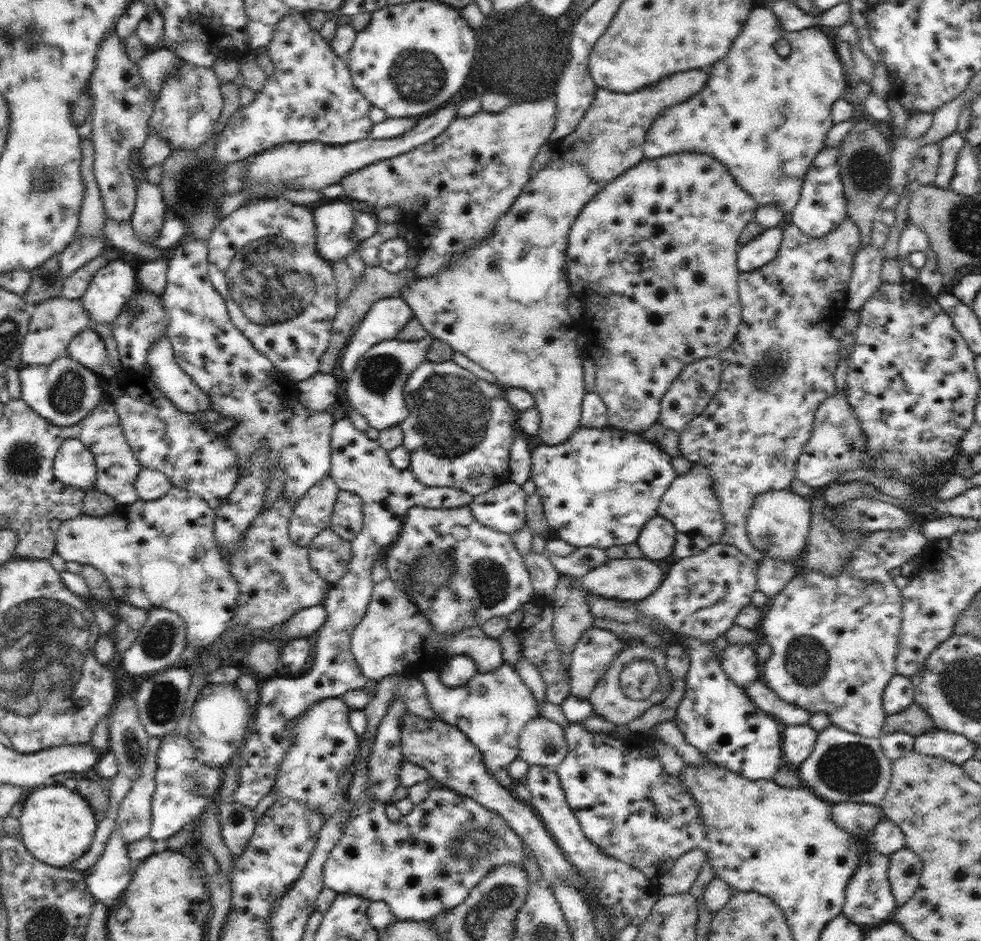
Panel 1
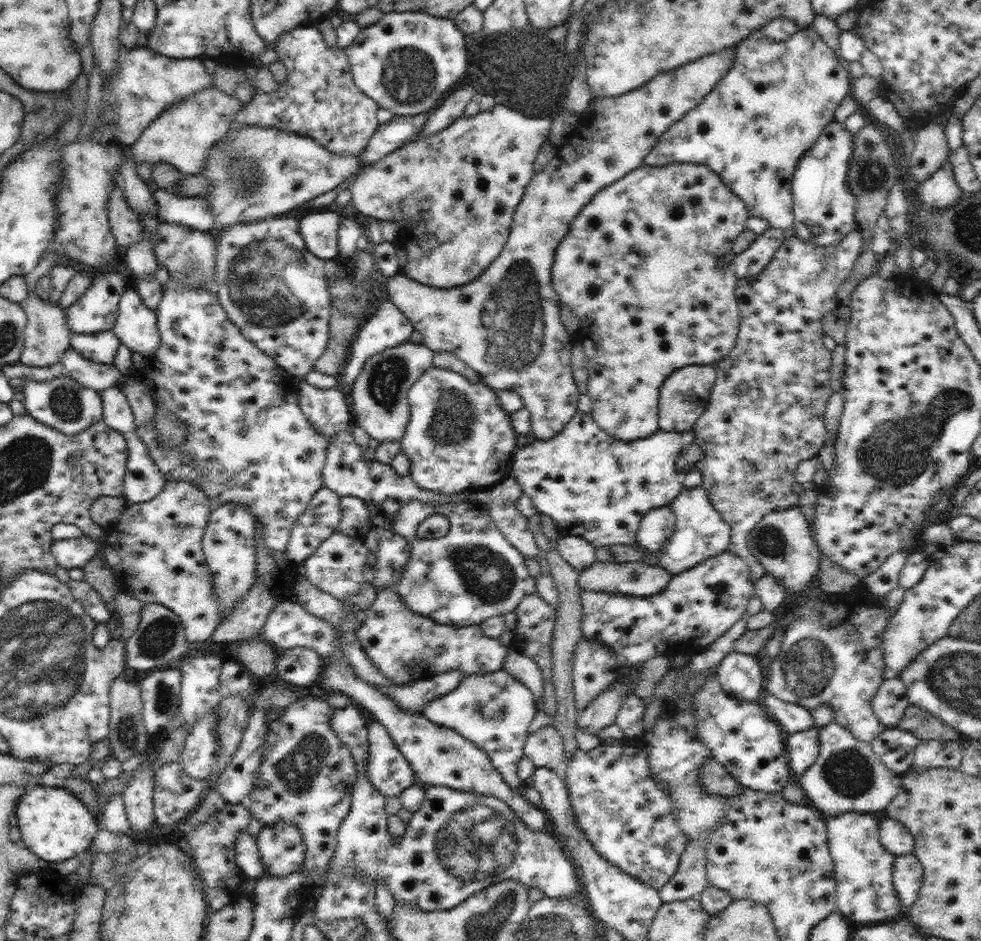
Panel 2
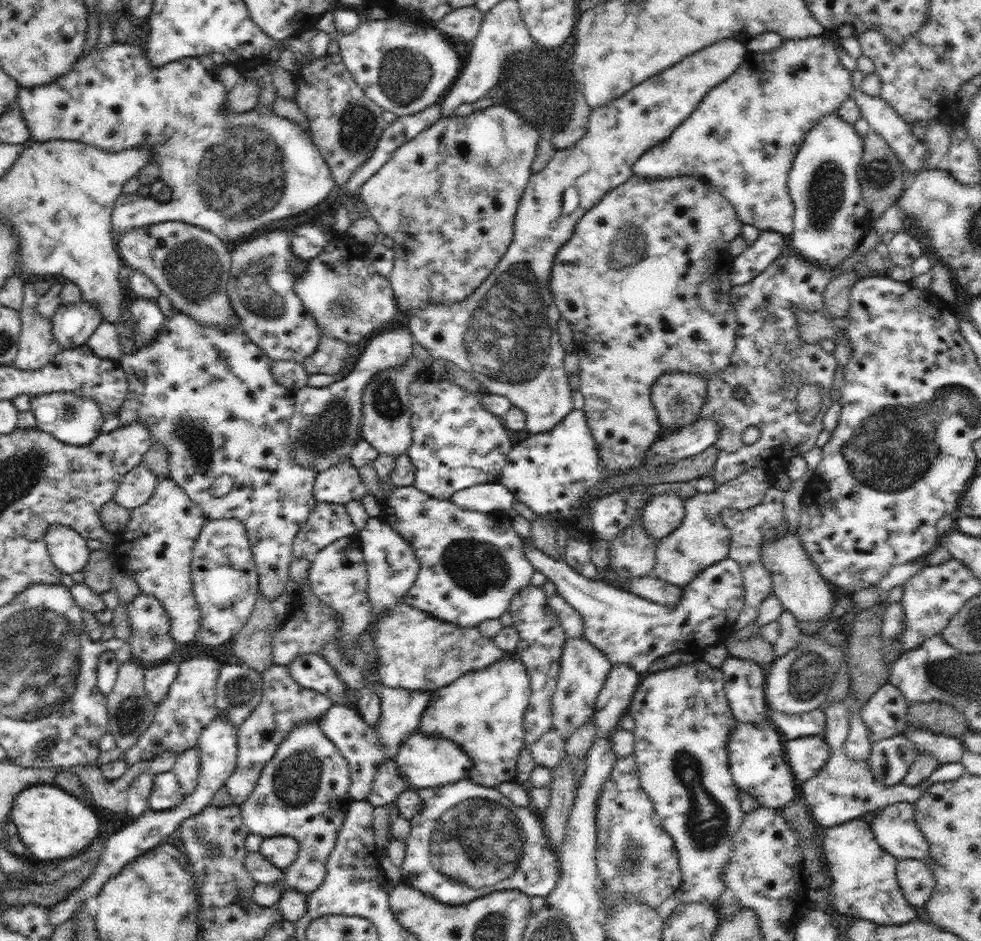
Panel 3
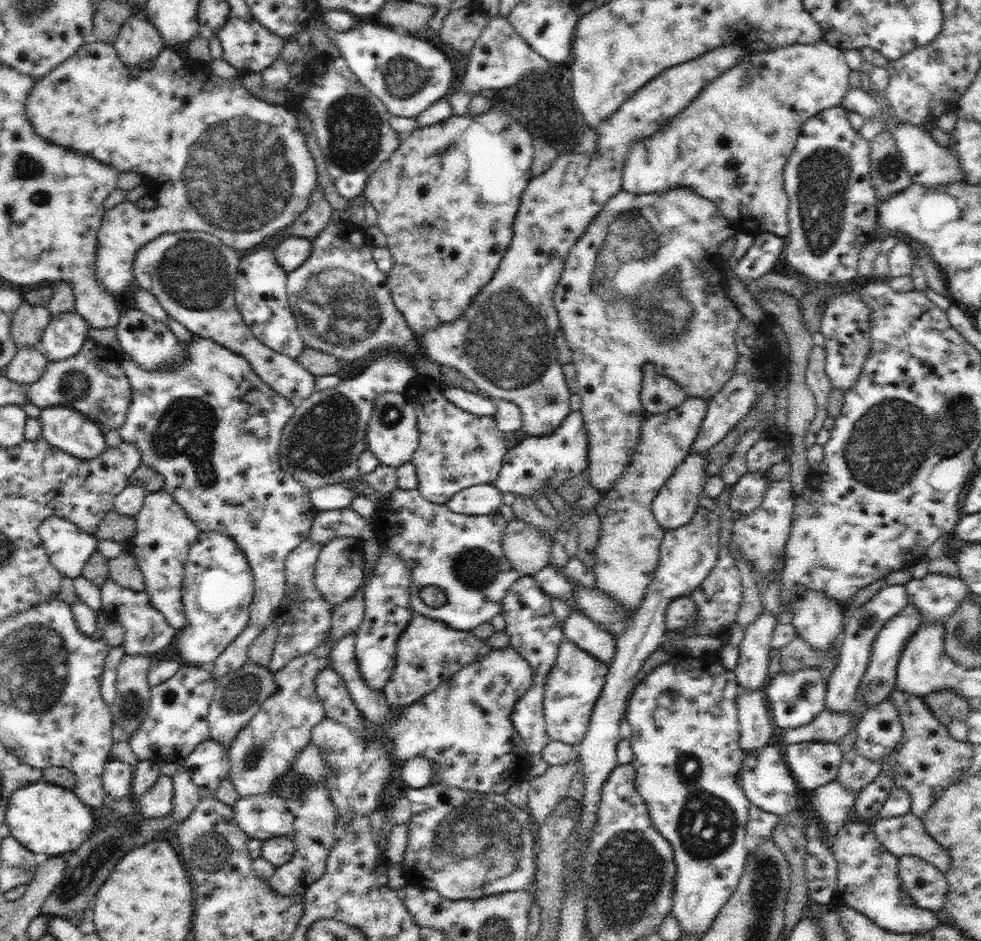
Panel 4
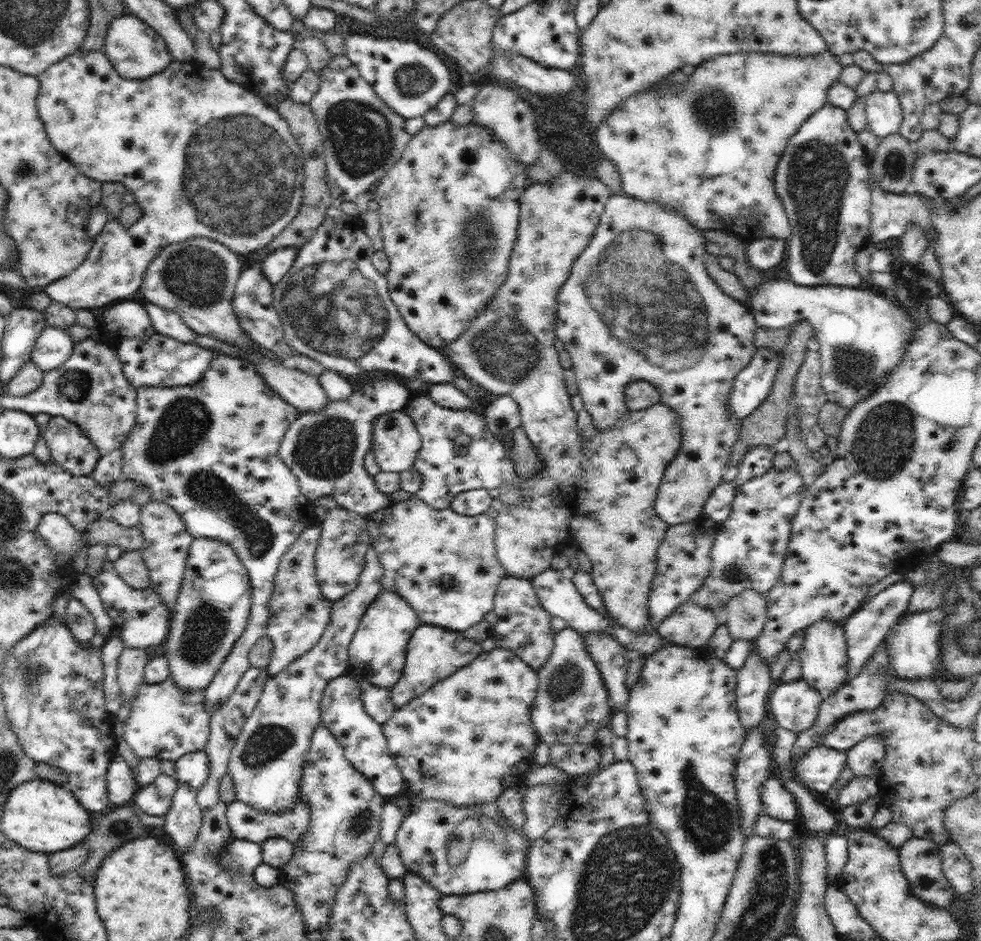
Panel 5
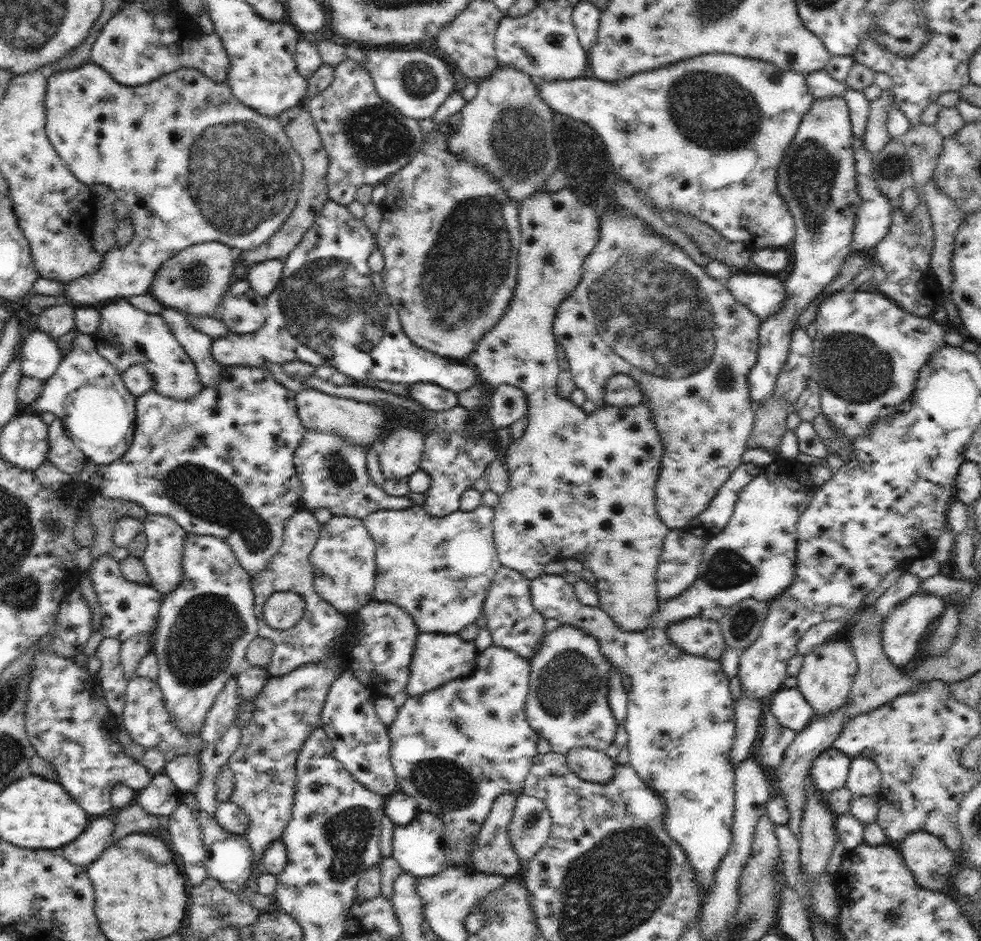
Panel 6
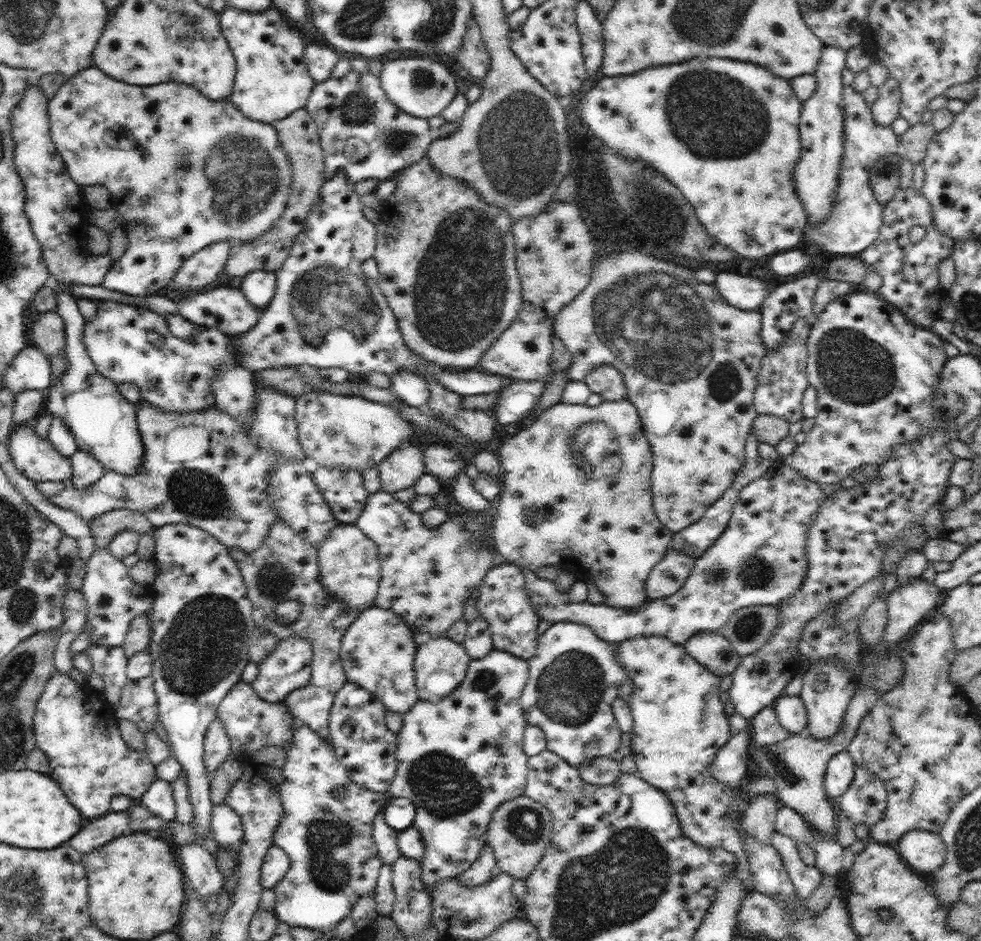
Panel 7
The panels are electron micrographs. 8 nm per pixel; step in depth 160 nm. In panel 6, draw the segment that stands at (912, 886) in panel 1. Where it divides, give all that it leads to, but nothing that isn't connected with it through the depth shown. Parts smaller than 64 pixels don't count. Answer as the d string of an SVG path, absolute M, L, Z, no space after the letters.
M918 831L900 842L900 854L922 888L945 890L951 884L956 853L933 834Z

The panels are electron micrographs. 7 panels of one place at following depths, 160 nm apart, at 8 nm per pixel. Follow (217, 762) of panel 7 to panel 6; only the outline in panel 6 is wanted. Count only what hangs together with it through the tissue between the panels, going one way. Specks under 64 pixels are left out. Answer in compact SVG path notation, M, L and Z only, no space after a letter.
M233 676L206 713L206 721L199 734L204 744L218 744L228 728L232 727L236 721L239 700L237 678Z

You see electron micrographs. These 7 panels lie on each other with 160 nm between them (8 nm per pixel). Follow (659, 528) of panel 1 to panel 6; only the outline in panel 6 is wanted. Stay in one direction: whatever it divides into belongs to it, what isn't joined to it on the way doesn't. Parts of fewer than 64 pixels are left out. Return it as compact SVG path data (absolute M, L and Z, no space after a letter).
M623 209L626 212L608 211L601 214L602 225L600 225L599 240L596 244L598 248L594 248L585 258L585 263L582 265L582 278L578 286L558 307L553 322L553 331L557 342L564 347L569 360L568 371L571 373L575 385L586 393L587 400L594 402L597 409L604 408L607 405L604 389L606 381L610 377L625 374L631 376L640 387L643 394L643 403L651 410L656 428L664 444L662 468L655 490L657 514L669 529L684 528L686 525L691 525L696 517L701 516L702 512L706 511L706 508L708 508L718 490L728 481L732 472L740 464L743 464L742 456L747 450L748 437L756 421L757 405L754 404L750 396L748 375L757 361L759 351L758 326L761 321L745 304L739 303L730 294L724 283L708 276L705 267L700 266L694 259L690 258L682 247L668 241L663 234L653 230L647 222L644 224L644 221L635 216L629 209Z

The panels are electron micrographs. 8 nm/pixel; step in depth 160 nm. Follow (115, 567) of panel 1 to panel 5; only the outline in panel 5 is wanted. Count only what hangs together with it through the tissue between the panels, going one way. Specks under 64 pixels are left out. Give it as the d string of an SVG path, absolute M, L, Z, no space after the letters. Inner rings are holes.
M154 500L141 508L139 525L145 538L140 551L150 573L150 587L157 592L173 615L176 599L182 589L188 551L195 538L187 531L186 524L170 505ZM48 513L40 521L38 532L44 542L57 553L62 553L72 564L76 552L88 546L85 532L74 528L64 516L57 513Z

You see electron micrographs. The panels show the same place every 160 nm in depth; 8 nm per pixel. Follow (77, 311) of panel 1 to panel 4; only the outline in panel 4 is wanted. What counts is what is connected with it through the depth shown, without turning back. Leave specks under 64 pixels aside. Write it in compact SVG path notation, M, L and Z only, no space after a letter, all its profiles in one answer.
M25 344L17 349L3 373L12 382L30 384L36 382L44 374L48 361L39 345Z

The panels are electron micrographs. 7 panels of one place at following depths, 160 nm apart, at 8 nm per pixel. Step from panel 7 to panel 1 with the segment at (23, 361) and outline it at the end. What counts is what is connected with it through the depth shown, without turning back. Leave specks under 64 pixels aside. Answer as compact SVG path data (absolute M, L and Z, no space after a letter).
M110 261L98 269L80 299L89 317L99 324L113 326L124 305L138 289L135 269L128 262Z

